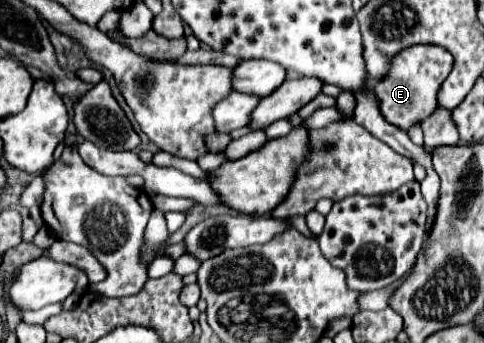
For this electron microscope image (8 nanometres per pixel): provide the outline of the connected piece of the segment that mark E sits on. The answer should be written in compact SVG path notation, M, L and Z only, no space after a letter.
M416 44L412 48L404 48L404 52L398 52L392 58L388 76L384 76L384 80L378 80L374 84L374 92L382 116L390 124L408 132L414 124L420 124L424 118L434 114L440 108L438 106L440 86L448 78L452 64L454 64L454 56L446 48L432 46L432 44L428 46Z

